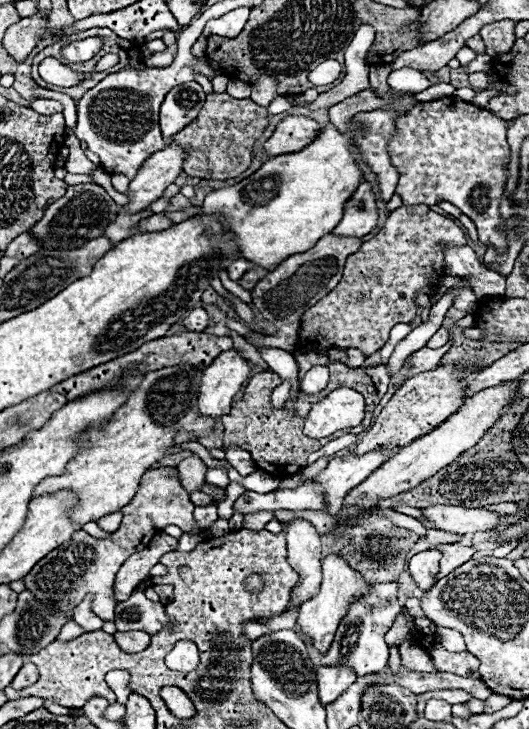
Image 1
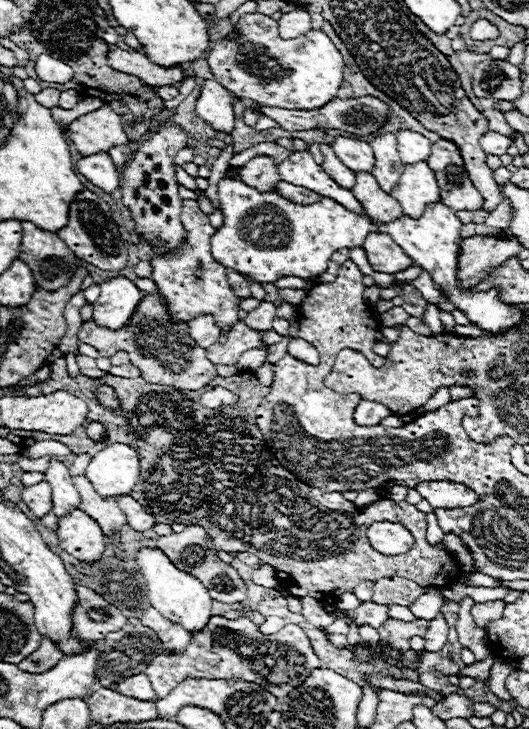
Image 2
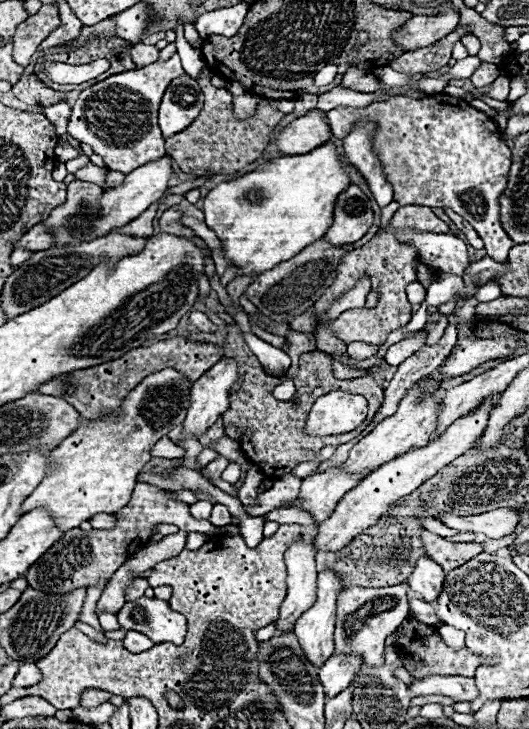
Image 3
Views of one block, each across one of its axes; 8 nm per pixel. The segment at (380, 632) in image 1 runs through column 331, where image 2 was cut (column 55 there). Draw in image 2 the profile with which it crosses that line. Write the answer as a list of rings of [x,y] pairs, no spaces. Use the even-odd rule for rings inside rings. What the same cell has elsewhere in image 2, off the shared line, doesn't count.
[[[42,638],[40,648],[20,664],[20,670],[34,674],[46,672],[48,668],[54,668],[60,660],[62,660],[62,652],[56,648],[56,644],[52,644],[48,638]]]

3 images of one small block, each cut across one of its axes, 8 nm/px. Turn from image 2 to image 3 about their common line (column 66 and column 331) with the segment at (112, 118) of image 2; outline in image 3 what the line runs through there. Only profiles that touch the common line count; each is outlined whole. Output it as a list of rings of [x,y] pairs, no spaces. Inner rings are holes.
[[[310,110],[308,114],[290,122],[276,138],[276,146],[282,154],[304,154],[312,152],[320,144],[326,144],[332,138],[330,126],[324,122],[322,114]]]

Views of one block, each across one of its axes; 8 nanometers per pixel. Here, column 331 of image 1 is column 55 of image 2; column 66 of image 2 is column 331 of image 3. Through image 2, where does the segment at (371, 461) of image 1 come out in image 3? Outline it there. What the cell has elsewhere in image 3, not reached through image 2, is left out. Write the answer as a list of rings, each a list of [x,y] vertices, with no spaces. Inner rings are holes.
[[[340,466],[328,468],[316,476],[308,476],[302,480],[298,494],[300,504],[296,504],[296,508],[308,512],[316,522],[324,522],[334,512],[334,506],[340,502],[340,498],[362,478],[364,476],[360,474],[344,474]]]

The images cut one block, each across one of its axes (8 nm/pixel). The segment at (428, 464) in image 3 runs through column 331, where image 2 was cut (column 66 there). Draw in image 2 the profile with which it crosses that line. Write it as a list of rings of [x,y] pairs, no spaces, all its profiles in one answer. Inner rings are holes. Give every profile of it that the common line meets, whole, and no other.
[[[74,510],[60,518],[58,524],[60,548],[78,558],[80,562],[96,562],[104,554],[104,532],[82,510]]]

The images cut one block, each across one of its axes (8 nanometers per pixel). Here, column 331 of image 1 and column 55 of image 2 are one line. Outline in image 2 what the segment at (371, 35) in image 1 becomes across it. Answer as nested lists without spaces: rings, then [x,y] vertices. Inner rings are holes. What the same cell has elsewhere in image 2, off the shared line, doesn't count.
[[[42,90],[40,94],[36,94],[36,100],[38,100],[38,104],[44,104],[46,108],[56,108],[58,96],[60,96],[58,90]]]

